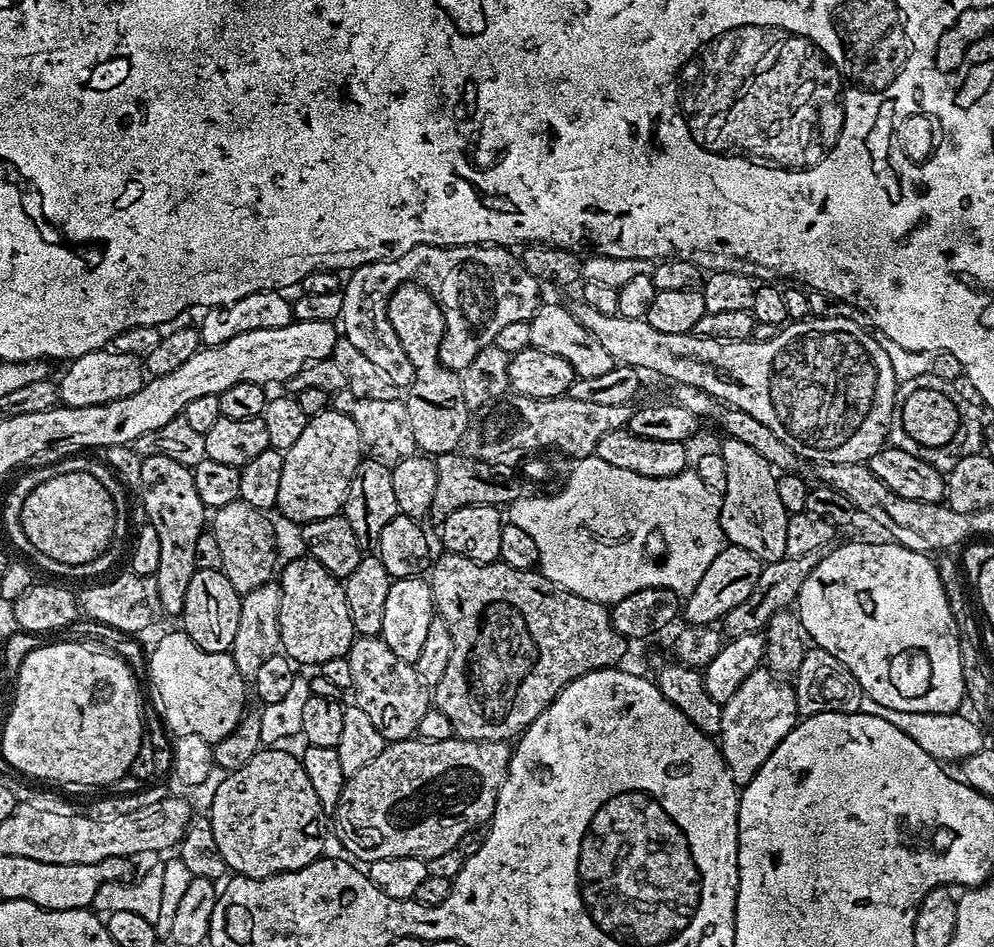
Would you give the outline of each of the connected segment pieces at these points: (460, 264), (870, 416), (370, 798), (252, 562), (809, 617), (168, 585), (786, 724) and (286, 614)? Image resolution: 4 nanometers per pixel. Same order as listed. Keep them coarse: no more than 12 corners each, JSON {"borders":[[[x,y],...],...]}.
{"borders":[[[495,244],[414,246],[351,269],[342,336],[412,383],[388,299],[422,284],[444,315],[440,361],[460,374],[529,321],[541,285]],[[572,304],[616,364],[746,410],[801,461],[885,447],[898,381],[863,324],[662,334]],[[503,740],[385,743],[330,812],[357,861],[455,853]],[[240,499],[215,509],[221,569],[240,594],[272,572],[272,528]],[[837,543],[794,605],[894,710],[960,712],[937,561]],[[140,464],[140,504],[162,546],[154,588],[174,618],[206,509],[191,467]],[[768,668],[723,704],[718,743],[750,783],[797,727],[795,687]],[[311,558],[279,569],[283,655],[319,666],[356,631],[343,583]]]}

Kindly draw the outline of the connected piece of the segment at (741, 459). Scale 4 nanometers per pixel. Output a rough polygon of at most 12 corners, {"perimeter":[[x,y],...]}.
{"perimeter":[[728,438],[720,525],[763,563],[787,555],[789,513],[758,450]]}

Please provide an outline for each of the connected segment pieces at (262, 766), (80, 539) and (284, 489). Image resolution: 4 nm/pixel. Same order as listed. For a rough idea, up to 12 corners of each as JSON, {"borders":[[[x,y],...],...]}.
{"borders":[[[273,746],[217,783],[214,842],[261,880],[321,859],[301,758]],[[58,474],[21,524],[37,553],[88,566],[118,528],[103,483]],[[351,415],[311,417],[284,453],[276,508],[343,509],[362,459]]]}

